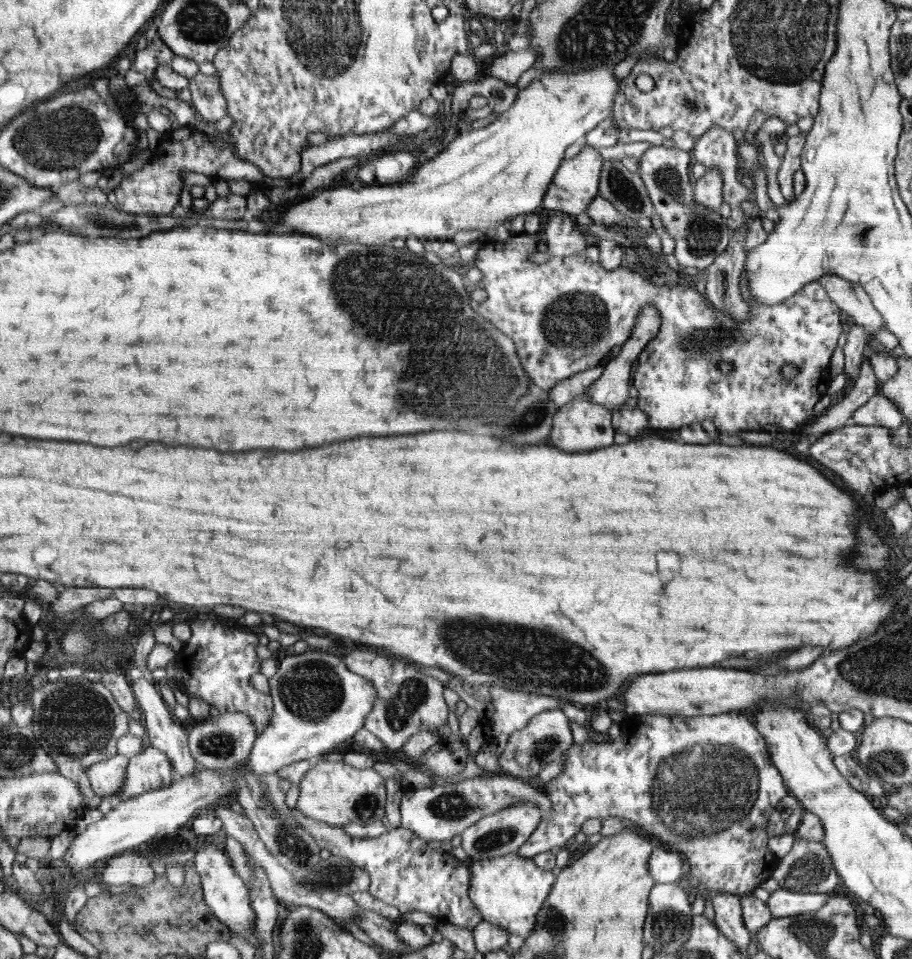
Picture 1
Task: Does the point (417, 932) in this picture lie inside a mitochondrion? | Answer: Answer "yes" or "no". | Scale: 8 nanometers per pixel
no

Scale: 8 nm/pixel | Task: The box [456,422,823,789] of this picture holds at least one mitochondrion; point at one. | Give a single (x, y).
(542, 748)

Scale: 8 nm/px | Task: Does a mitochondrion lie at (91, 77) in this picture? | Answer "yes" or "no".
no

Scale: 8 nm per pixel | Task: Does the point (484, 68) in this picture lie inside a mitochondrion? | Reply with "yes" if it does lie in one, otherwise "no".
no

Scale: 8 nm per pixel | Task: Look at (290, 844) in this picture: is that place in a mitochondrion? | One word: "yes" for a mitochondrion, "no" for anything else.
yes

